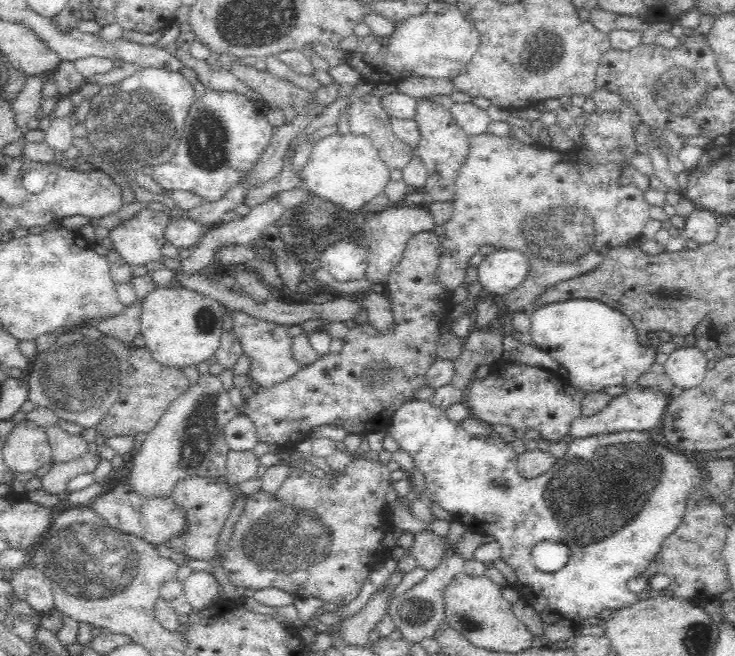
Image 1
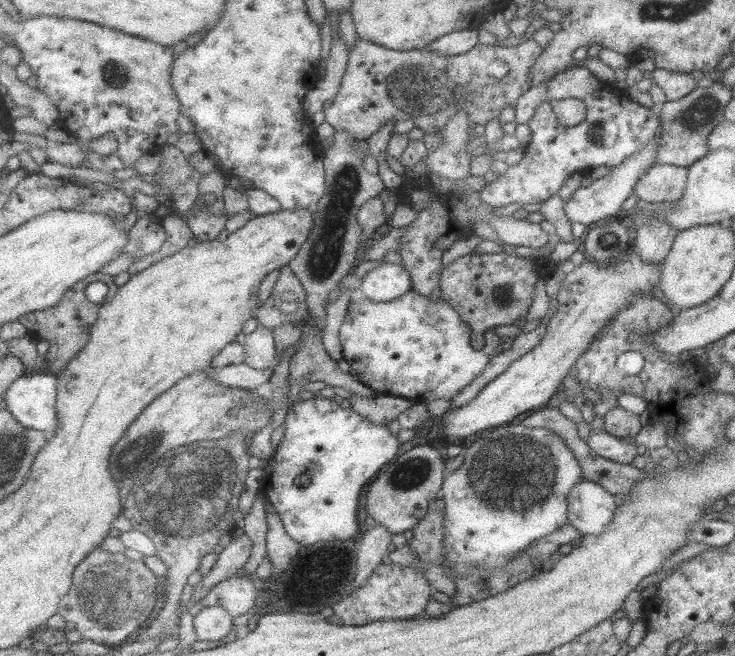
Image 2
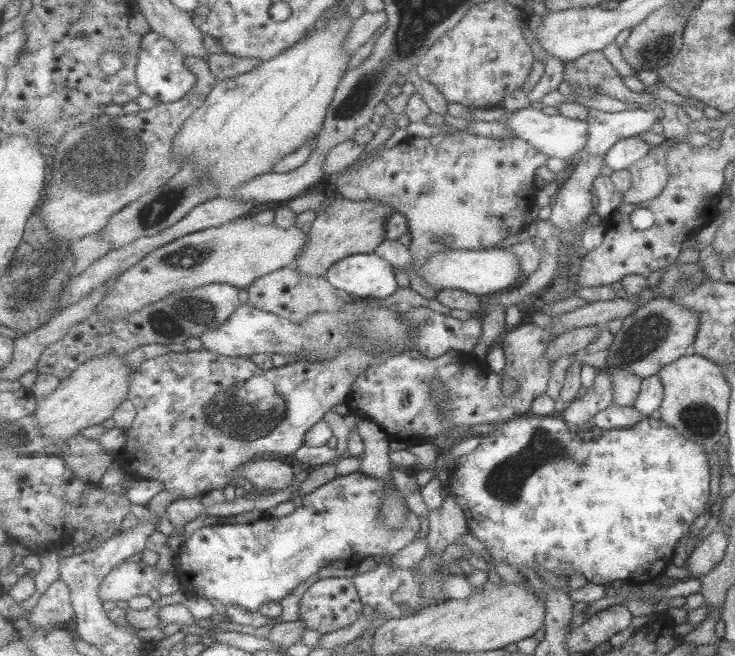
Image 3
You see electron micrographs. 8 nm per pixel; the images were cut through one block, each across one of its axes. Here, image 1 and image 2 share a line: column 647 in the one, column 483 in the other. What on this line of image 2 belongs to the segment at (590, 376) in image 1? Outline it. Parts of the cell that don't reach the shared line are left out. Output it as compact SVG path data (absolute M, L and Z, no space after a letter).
M413 289L401 298L387 302L371 300L367 296L359 302L351 302L340 328L343 359L349 364L351 375L380 394L416 398L422 402L451 400L484 372L500 338L493 328L489 328L483 335L484 347L475 351L469 344L469 336L470 327L449 301L433 299Z

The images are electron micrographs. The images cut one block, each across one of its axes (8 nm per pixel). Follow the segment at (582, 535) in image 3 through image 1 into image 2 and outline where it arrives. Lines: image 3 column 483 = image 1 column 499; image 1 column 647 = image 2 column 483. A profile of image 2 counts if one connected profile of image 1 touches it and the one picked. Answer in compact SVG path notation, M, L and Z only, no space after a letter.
M521 423L510 425L505 424L500 427L492 427L490 430L481 431L481 436L477 437L465 450L464 463L452 473L448 473L444 479L444 487L442 488L443 498L447 502L447 515L445 515L445 554L447 554L447 562L451 566L465 566L469 568L485 568L487 570L493 568L505 568L509 564L511 558L515 558L517 554L521 554L525 548L543 536L551 534L560 526L567 525L568 504L567 493L571 487L579 483L582 479L582 471L578 461L571 453L564 440L558 434L555 434L548 428L526 427Z

